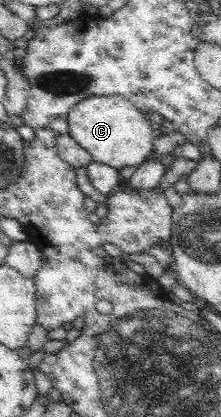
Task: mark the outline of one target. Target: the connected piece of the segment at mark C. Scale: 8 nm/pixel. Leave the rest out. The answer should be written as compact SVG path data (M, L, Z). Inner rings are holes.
M91 96L72 106L67 115L69 133L90 153L91 160L114 168L138 166L151 154L151 122L126 98Z

